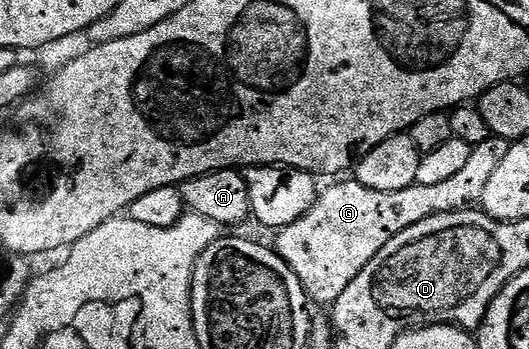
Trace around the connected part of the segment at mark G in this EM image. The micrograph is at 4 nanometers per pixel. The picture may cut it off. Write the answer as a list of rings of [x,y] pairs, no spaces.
[[[492,135],[471,149],[469,165],[465,165],[453,181],[436,187],[416,185],[397,193],[381,193],[357,181],[332,182],[335,184],[320,194],[312,211],[276,234],[279,236],[273,242],[274,250],[302,281],[312,304],[334,305],[337,297],[349,289],[349,281],[353,281],[353,277],[357,277],[357,273],[365,269],[365,265],[369,265],[397,233],[401,233],[401,229],[409,229],[409,225],[417,225],[417,221],[425,221],[430,215],[461,211],[478,204],[485,185],[489,185],[489,177],[497,173],[497,165],[505,161],[510,148],[508,140]]]

